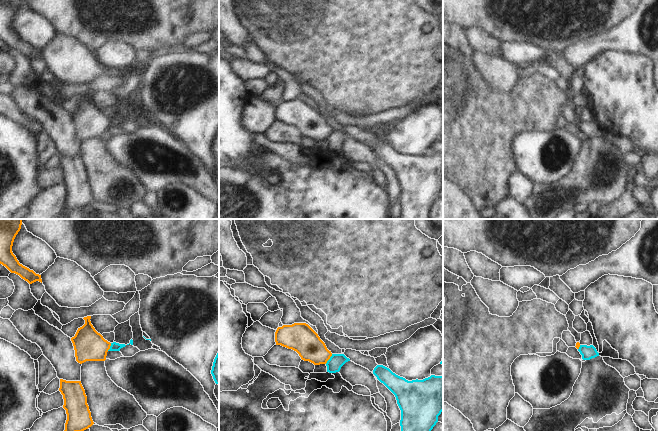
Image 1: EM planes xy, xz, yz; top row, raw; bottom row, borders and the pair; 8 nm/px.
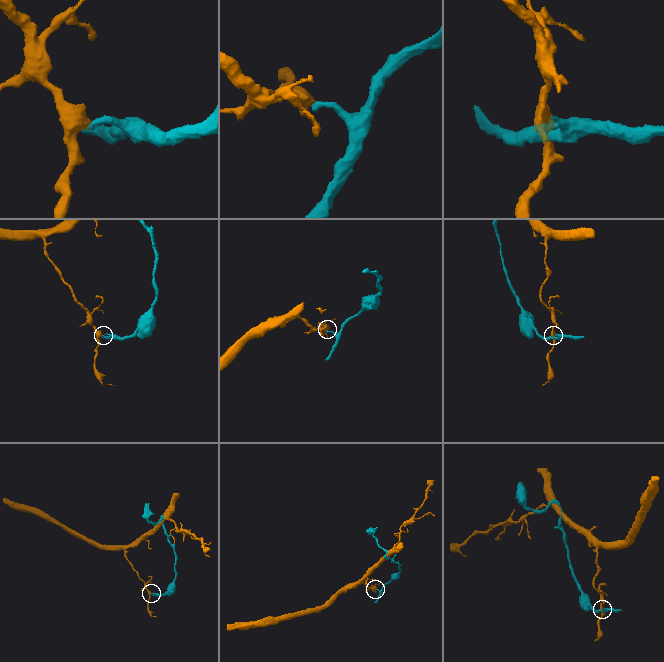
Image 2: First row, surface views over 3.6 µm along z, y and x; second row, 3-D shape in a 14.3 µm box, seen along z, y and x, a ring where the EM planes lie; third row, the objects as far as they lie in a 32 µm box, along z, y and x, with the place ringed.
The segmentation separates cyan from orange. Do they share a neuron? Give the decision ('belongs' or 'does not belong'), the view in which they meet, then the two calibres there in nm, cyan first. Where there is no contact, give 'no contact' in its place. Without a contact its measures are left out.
does not belong | xz | 120/220 nm

